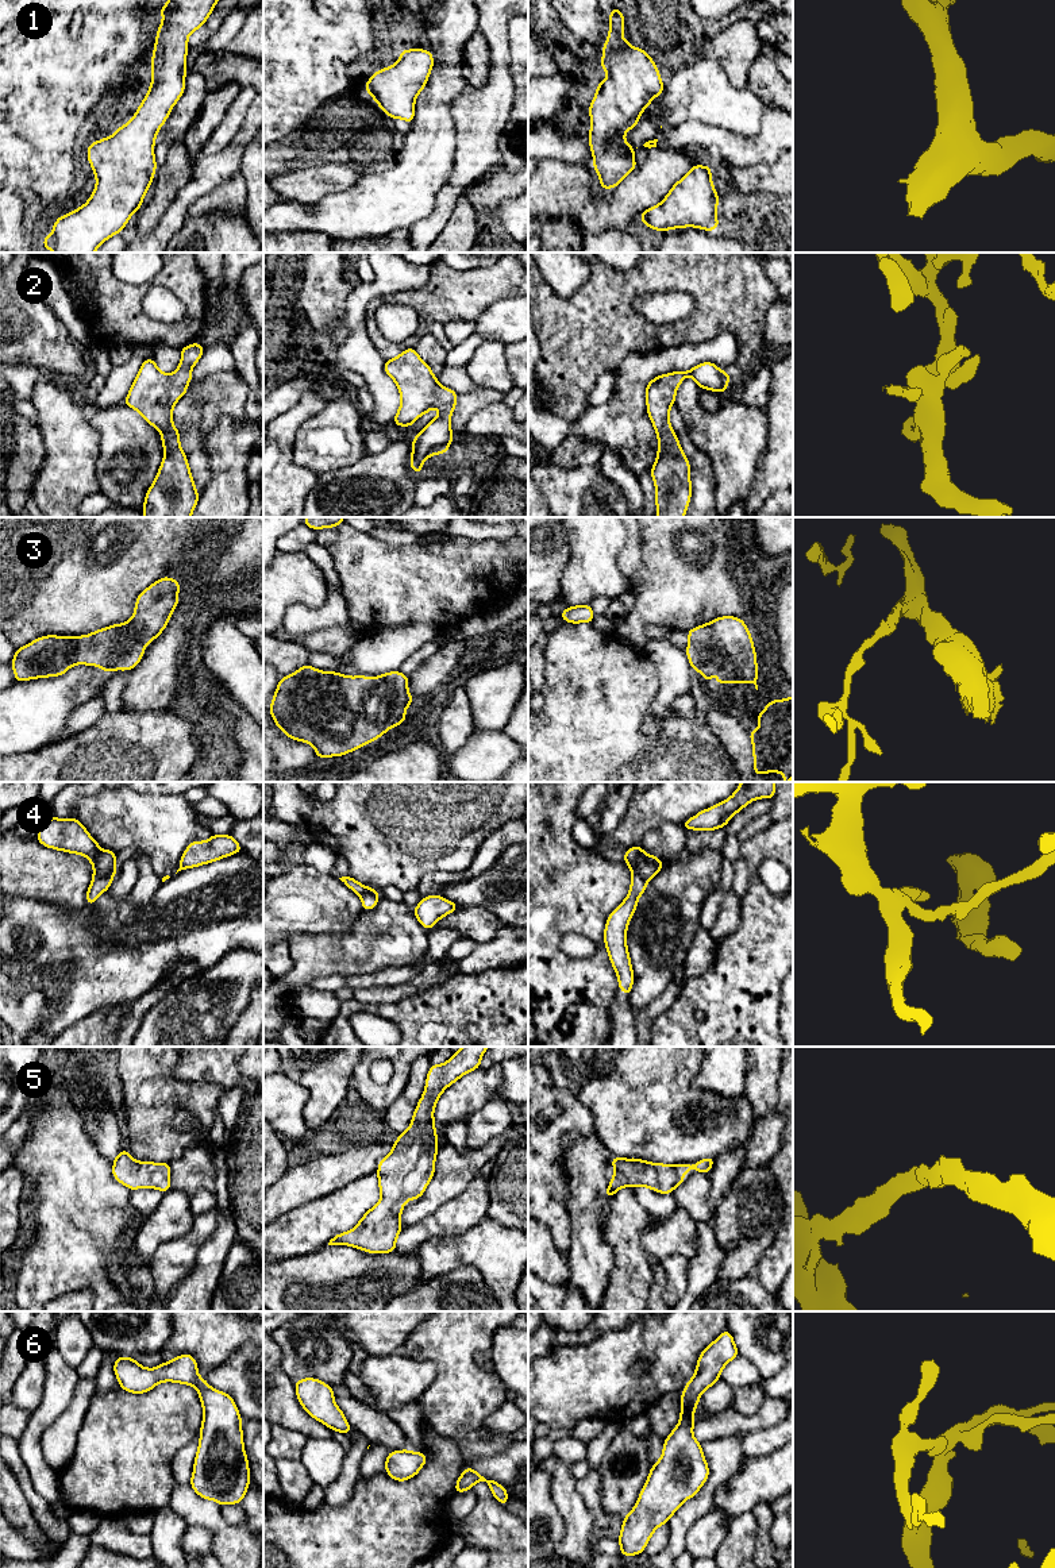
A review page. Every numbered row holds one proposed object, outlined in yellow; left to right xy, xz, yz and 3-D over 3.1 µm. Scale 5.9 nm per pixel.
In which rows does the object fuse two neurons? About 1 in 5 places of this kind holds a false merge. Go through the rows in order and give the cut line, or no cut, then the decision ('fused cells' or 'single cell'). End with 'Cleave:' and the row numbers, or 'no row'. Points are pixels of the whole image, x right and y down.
1: cut none; single cell
2: cut none; single cell
3: cut none; single cell
4: cut xy (101, 850), (95, 870), (99, 874), (112, 877); fused cells
5: cut none; single cell
6: cut none; single cell
Cleave: 4

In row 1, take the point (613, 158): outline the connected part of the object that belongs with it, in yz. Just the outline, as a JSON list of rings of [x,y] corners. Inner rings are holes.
[[[612,7],[609,14],[609,34],[602,47],[602,61],[598,63],[605,72],[607,78],[596,84],[597,92],[589,105],[590,132],[588,135],[593,167],[600,178],[602,189],[617,186],[623,178],[636,169],[634,158],[635,147],[625,142],[625,132],[639,123],[639,116],[663,92],[663,82],[657,63],[644,49],[634,47],[624,41],[624,14]]]

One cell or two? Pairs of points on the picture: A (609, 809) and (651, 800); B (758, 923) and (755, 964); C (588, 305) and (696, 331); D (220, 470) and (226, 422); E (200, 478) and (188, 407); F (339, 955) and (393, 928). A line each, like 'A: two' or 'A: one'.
A: two
B: one
C: one
D: one
E: one
F: one

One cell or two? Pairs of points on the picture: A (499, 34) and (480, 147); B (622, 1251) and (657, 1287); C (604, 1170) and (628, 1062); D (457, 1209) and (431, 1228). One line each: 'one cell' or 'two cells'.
A: one cell
B: two cells
C: two cells
D: one cell

